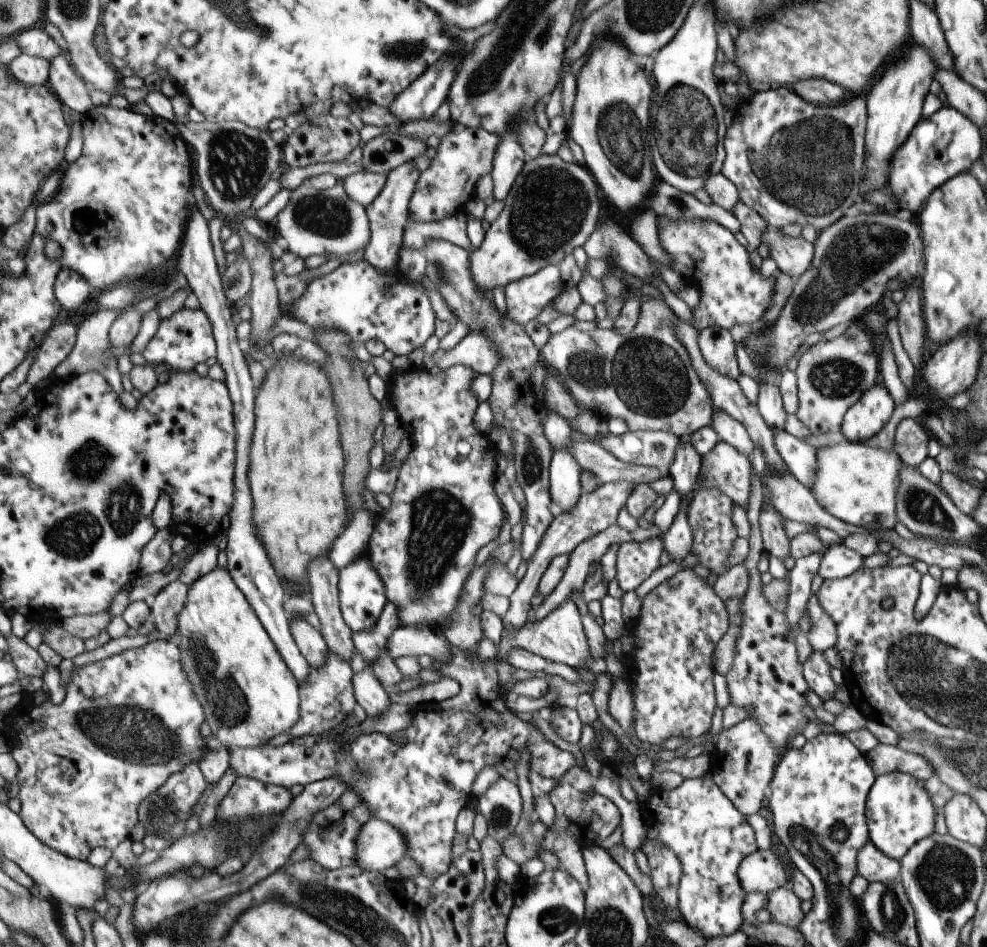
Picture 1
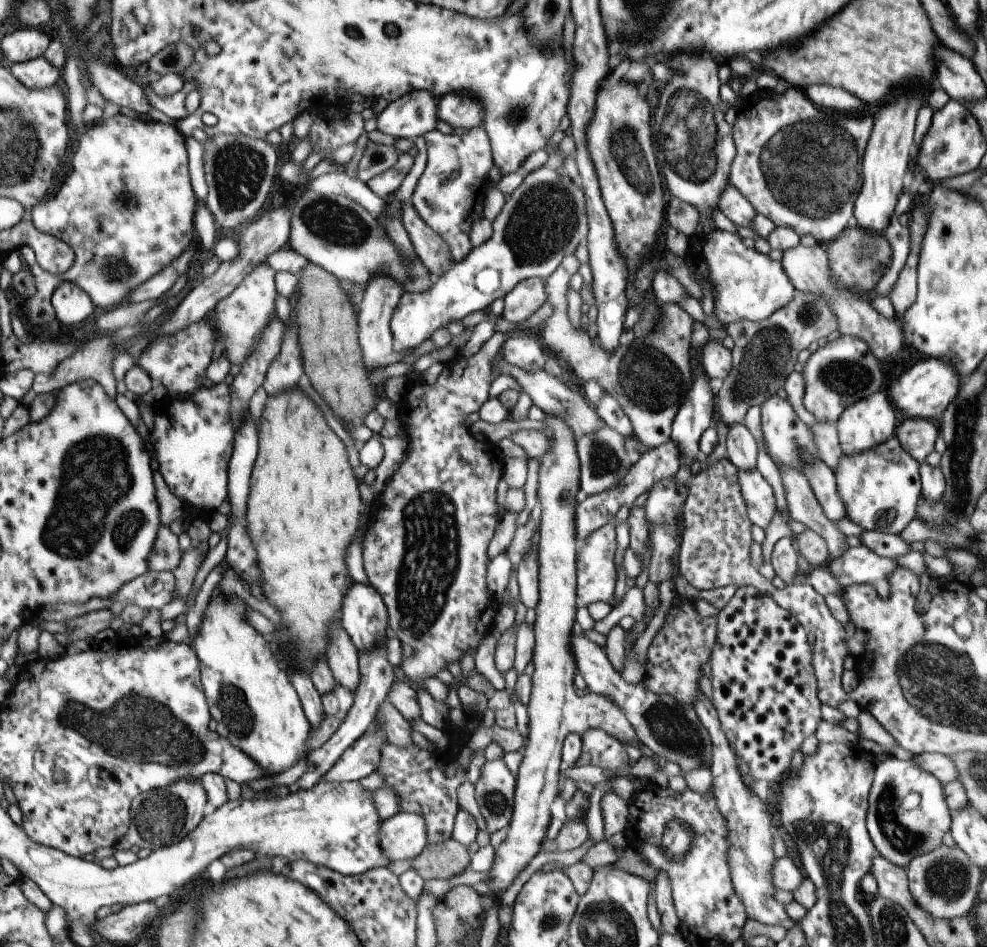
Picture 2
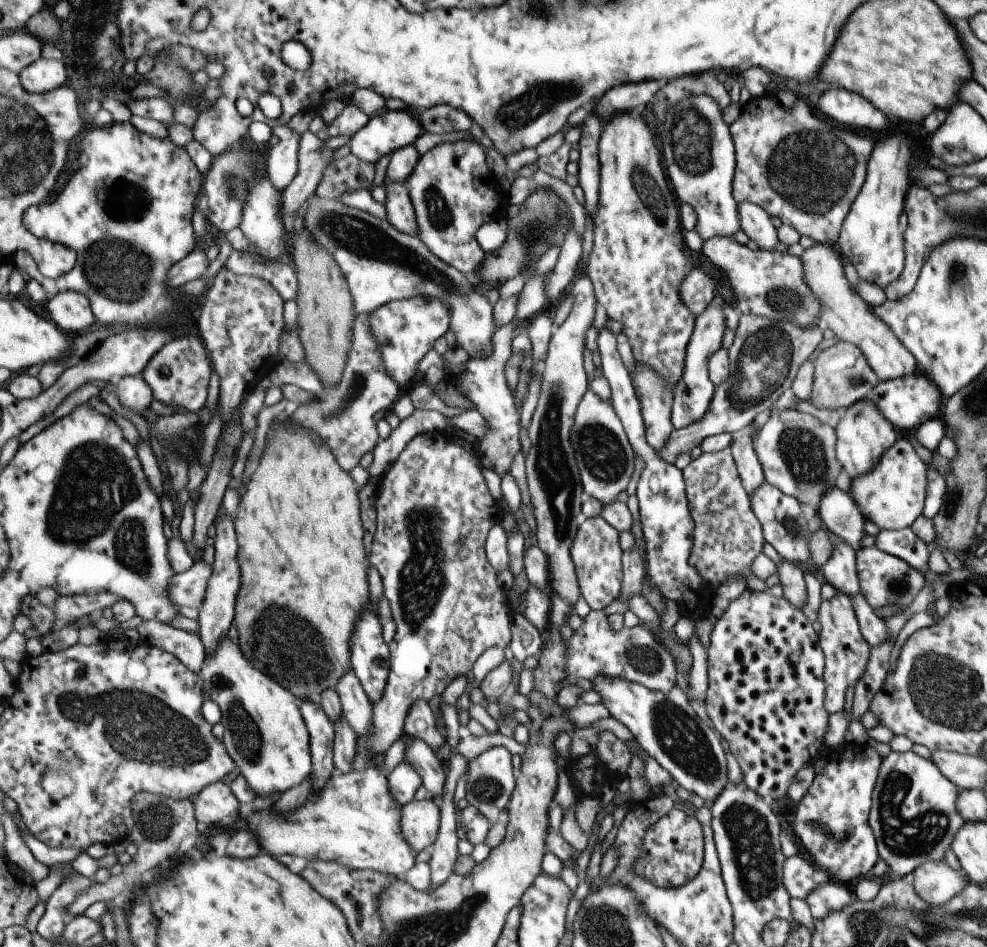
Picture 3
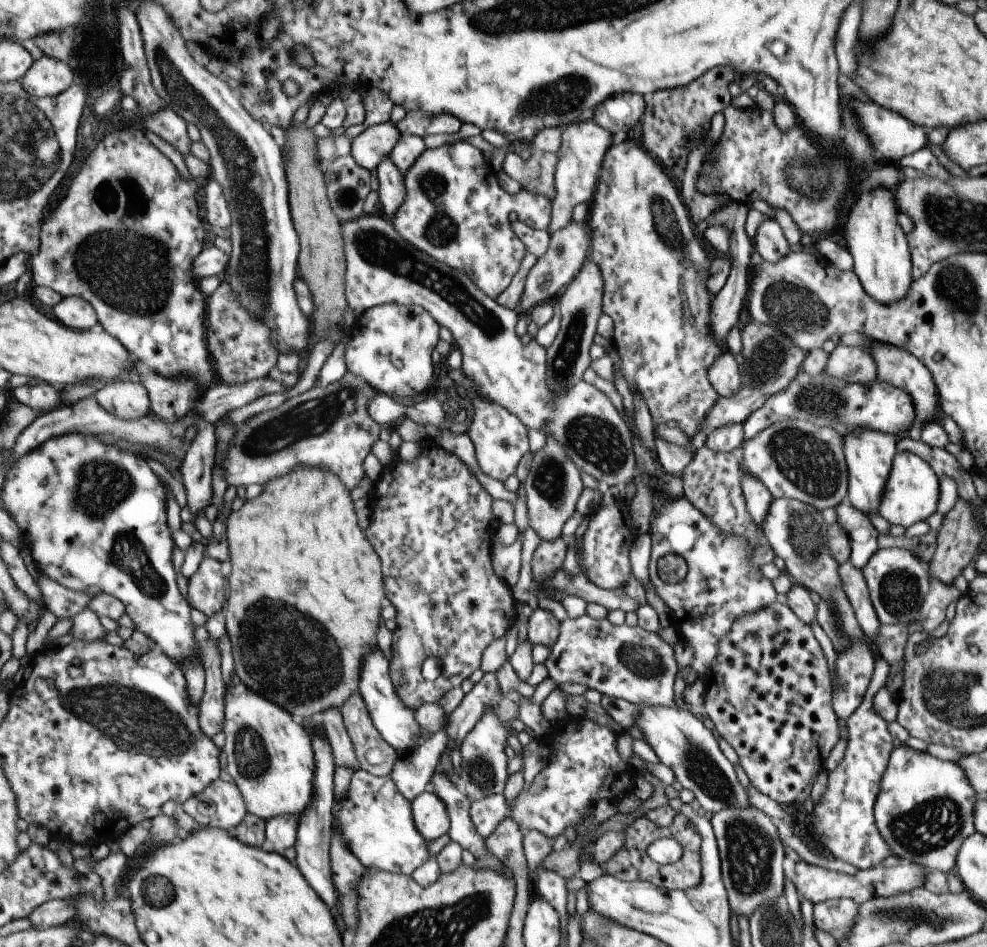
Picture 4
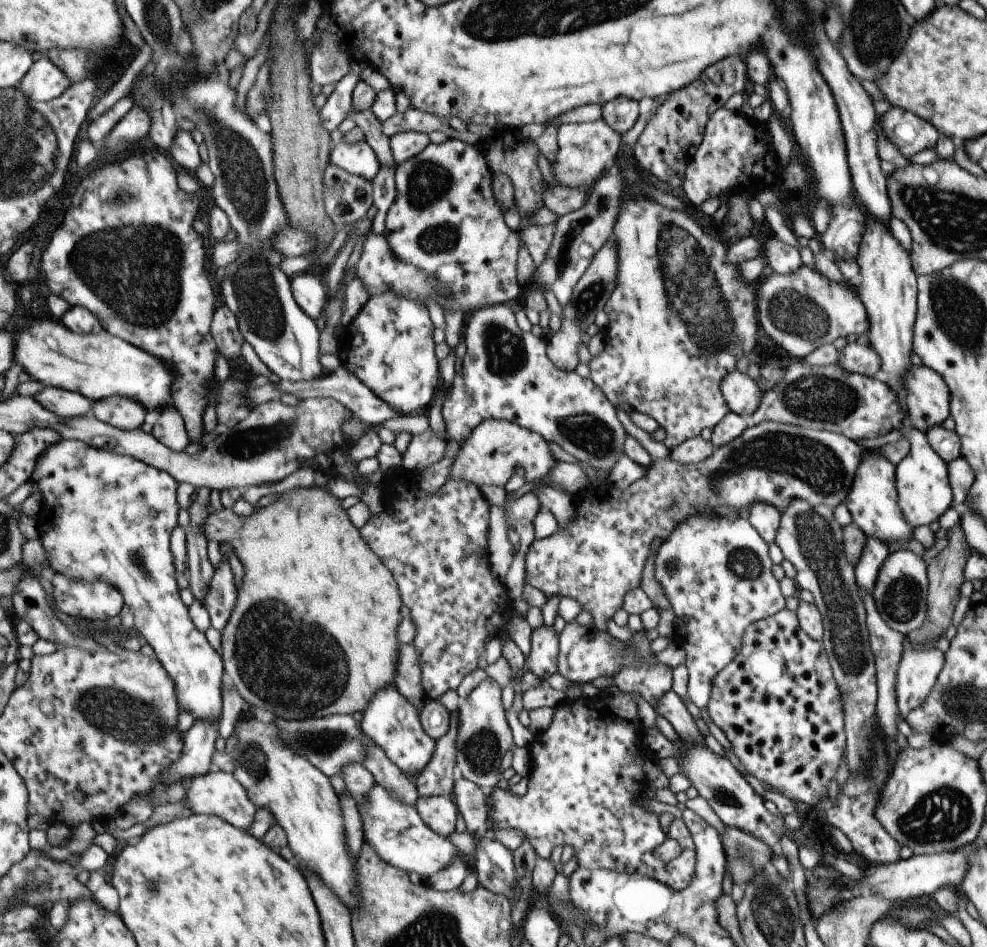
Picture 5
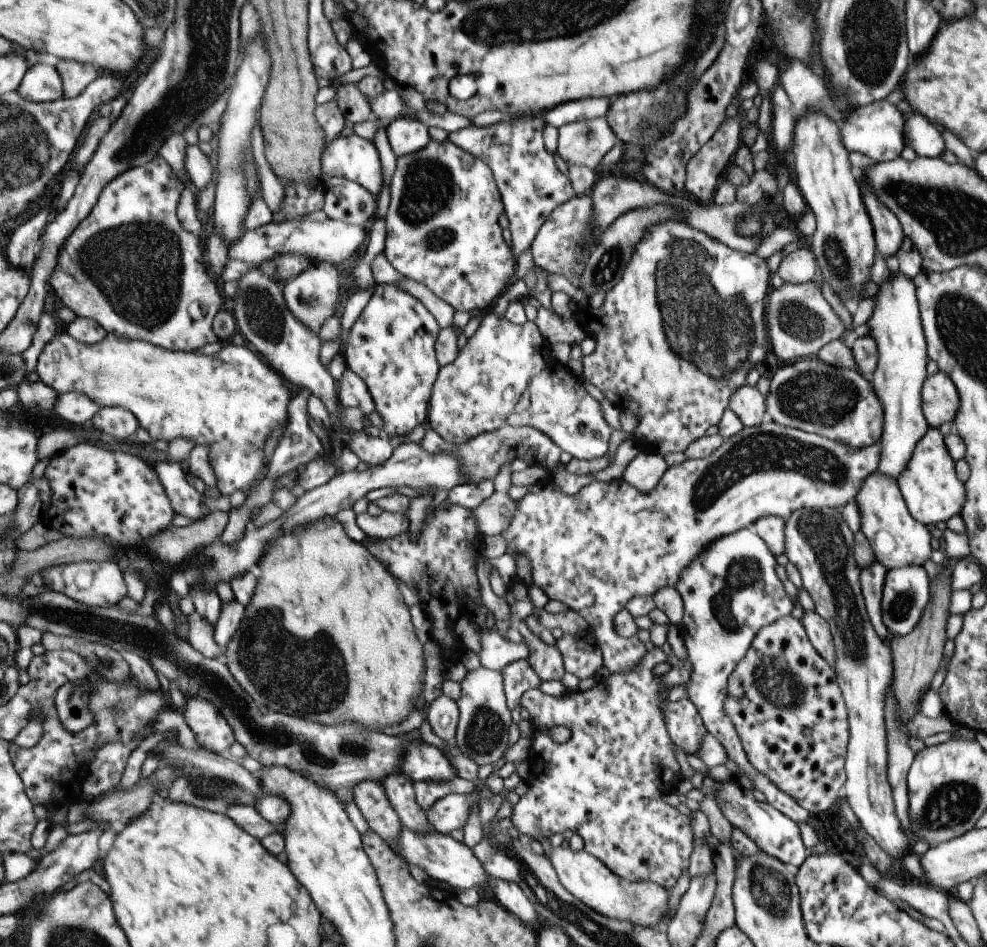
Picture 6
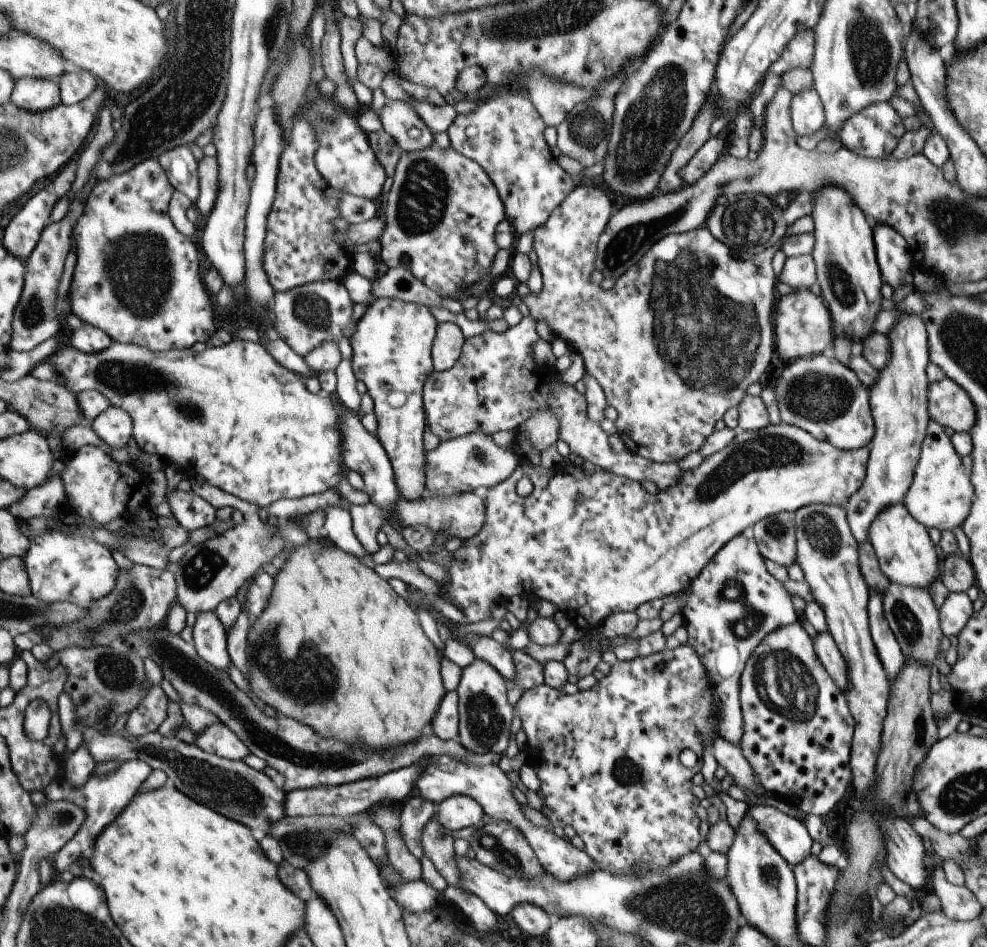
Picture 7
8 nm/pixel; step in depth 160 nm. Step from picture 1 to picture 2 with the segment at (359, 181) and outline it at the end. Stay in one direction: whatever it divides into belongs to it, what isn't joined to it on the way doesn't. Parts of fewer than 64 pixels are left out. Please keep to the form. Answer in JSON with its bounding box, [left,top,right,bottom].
[366,152,415,199]

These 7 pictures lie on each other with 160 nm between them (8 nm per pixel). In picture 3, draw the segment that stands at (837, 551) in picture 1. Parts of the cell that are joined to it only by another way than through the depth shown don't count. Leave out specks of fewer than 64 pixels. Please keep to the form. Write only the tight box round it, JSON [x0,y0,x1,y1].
[854,545,924,609]

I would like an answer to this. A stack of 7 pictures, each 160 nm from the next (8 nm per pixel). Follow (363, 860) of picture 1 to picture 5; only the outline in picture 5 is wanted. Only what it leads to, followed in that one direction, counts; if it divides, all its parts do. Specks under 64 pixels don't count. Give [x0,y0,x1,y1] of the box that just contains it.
[417,796,460,837]

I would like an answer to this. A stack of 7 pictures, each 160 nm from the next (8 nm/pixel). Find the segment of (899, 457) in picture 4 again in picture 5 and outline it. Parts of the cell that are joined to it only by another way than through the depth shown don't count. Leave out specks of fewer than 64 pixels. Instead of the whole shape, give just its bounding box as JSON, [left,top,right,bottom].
[894,425,952,527]

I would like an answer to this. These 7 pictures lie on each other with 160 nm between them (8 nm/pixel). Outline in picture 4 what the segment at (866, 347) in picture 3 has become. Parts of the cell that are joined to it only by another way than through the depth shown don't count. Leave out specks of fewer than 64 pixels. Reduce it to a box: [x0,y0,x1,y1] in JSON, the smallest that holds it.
[867,339,937,440]

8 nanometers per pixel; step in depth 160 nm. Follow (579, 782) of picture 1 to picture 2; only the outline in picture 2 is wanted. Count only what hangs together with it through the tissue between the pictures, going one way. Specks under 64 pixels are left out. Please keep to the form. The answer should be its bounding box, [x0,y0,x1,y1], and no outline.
[599,791,628,841]

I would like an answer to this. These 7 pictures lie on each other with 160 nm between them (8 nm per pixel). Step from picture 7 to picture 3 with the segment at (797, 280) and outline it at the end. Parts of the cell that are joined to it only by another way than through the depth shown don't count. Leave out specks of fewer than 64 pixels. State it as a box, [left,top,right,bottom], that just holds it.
[736,201,778,250]

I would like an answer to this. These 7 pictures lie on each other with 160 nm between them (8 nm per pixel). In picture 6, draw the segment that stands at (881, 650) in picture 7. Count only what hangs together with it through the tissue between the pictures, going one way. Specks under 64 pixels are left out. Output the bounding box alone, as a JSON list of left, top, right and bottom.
[859,558,889,642]

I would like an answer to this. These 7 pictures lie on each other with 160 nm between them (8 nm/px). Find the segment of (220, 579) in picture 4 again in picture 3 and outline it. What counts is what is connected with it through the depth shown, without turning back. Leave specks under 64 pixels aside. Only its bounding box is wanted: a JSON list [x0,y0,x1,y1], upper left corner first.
[168,561,212,610]

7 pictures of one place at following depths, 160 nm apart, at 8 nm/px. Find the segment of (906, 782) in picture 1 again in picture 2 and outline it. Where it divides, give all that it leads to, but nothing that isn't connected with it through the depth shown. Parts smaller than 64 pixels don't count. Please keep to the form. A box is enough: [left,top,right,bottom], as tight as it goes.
[865,755,950,868]

